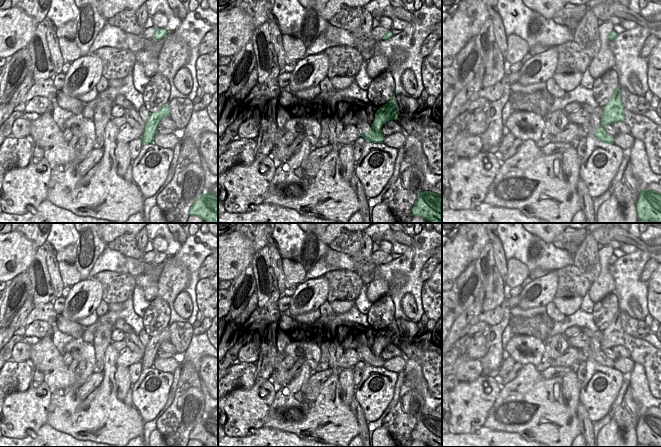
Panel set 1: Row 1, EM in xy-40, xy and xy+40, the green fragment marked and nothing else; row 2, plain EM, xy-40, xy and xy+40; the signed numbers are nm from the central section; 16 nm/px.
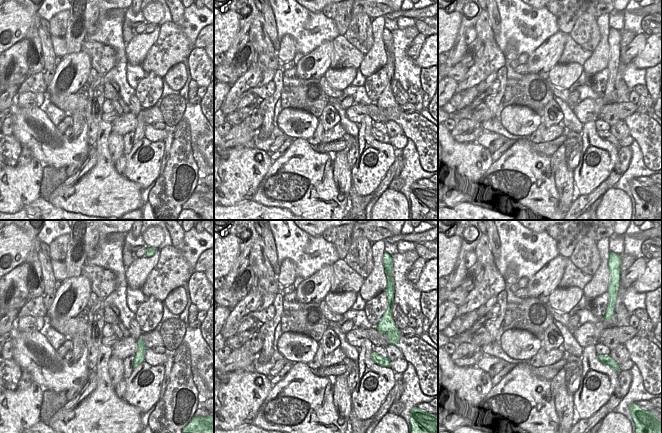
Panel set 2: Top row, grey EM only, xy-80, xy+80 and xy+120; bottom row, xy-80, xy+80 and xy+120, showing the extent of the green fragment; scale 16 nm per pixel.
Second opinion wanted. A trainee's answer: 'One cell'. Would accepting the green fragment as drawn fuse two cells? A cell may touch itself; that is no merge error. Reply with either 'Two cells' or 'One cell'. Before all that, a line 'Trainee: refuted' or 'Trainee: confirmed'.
Trainee: refuted
Two cells

